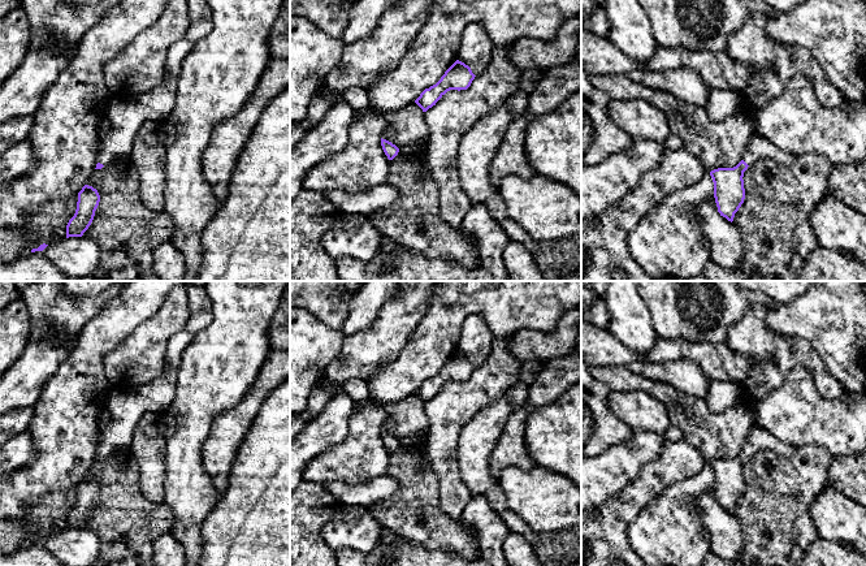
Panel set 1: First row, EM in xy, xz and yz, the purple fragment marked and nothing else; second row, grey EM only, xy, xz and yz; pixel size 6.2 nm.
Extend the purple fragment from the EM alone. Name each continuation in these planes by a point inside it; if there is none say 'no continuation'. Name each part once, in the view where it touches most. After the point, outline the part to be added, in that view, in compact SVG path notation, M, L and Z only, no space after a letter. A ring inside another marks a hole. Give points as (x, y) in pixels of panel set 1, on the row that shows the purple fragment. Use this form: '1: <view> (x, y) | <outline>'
1: xy (125, 116) | M182 39L168 49L169 79L150 92L137 98L111 98L105 113L111 131L100 142L98 163L107 165L114 159L129 156L140 125L146 121L164 121L170 115L177 99L181 66L192 47L194 43Z

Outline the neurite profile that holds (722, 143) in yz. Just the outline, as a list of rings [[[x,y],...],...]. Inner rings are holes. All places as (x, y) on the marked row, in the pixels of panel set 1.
[[[590,74],[589,79],[612,100],[645,100],[663,112],[671,131],[681,138],[684,148],[701,161],[706,172],[733,168],[744,159],[754,128],[742,112],[713,121],[706,108],[635,82],[628,74]]]

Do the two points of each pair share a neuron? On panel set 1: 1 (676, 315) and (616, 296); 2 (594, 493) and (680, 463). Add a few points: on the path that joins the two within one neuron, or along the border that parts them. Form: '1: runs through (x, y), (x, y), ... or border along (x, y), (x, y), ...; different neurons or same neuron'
1: border along (639, 294), (649, 312), (650, 324), (657, 333); different neurons
2: border along (656, 457), (641, 469), (632, 482), (610, 497); different neurons

